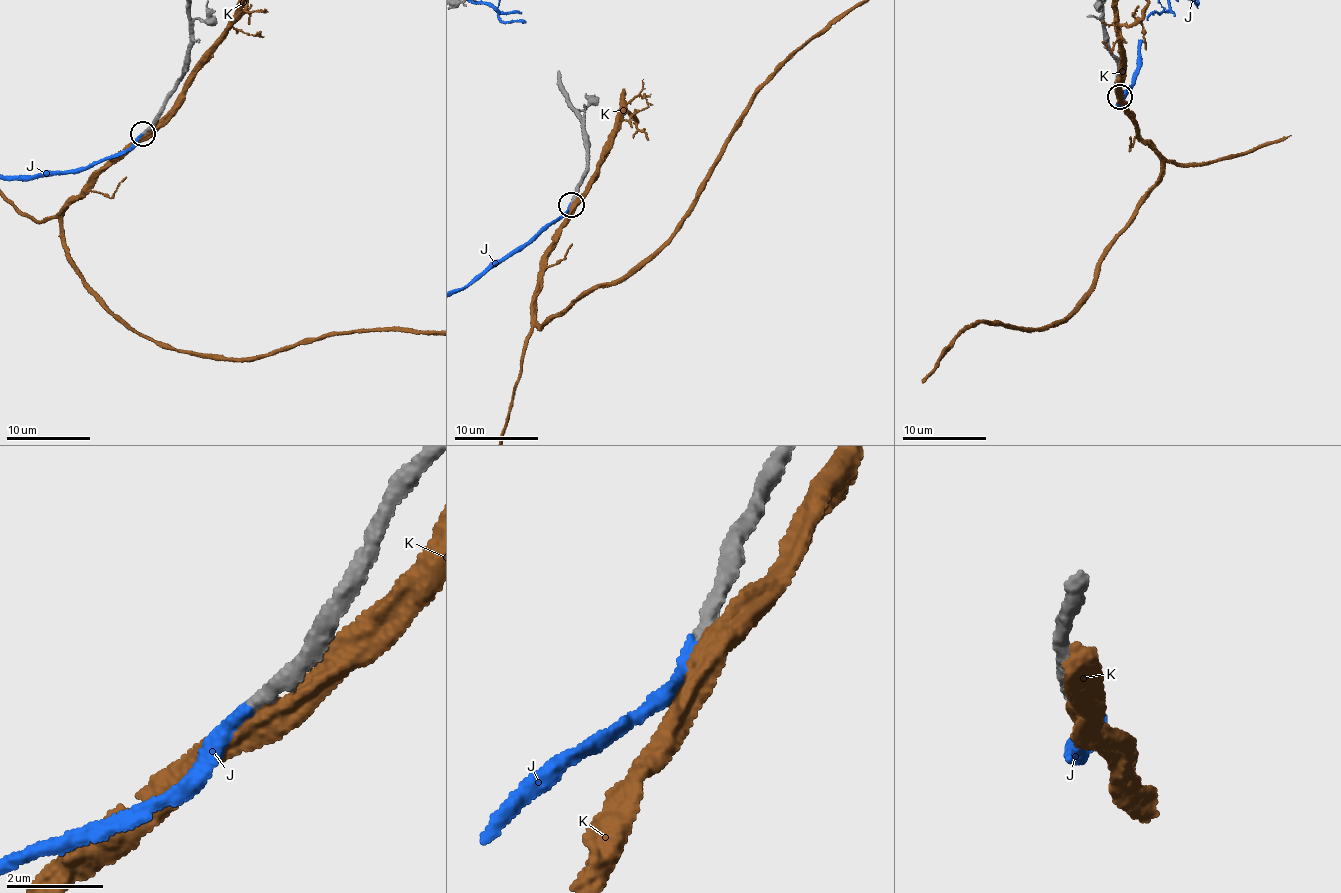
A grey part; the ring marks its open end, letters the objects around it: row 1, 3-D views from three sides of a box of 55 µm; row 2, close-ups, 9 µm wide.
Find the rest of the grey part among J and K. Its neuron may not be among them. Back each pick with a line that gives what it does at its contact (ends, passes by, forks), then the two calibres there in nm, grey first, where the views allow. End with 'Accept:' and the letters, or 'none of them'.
J: it ends there; 320 nm thick on the grey side, 300 nm on the other
Accept: J

